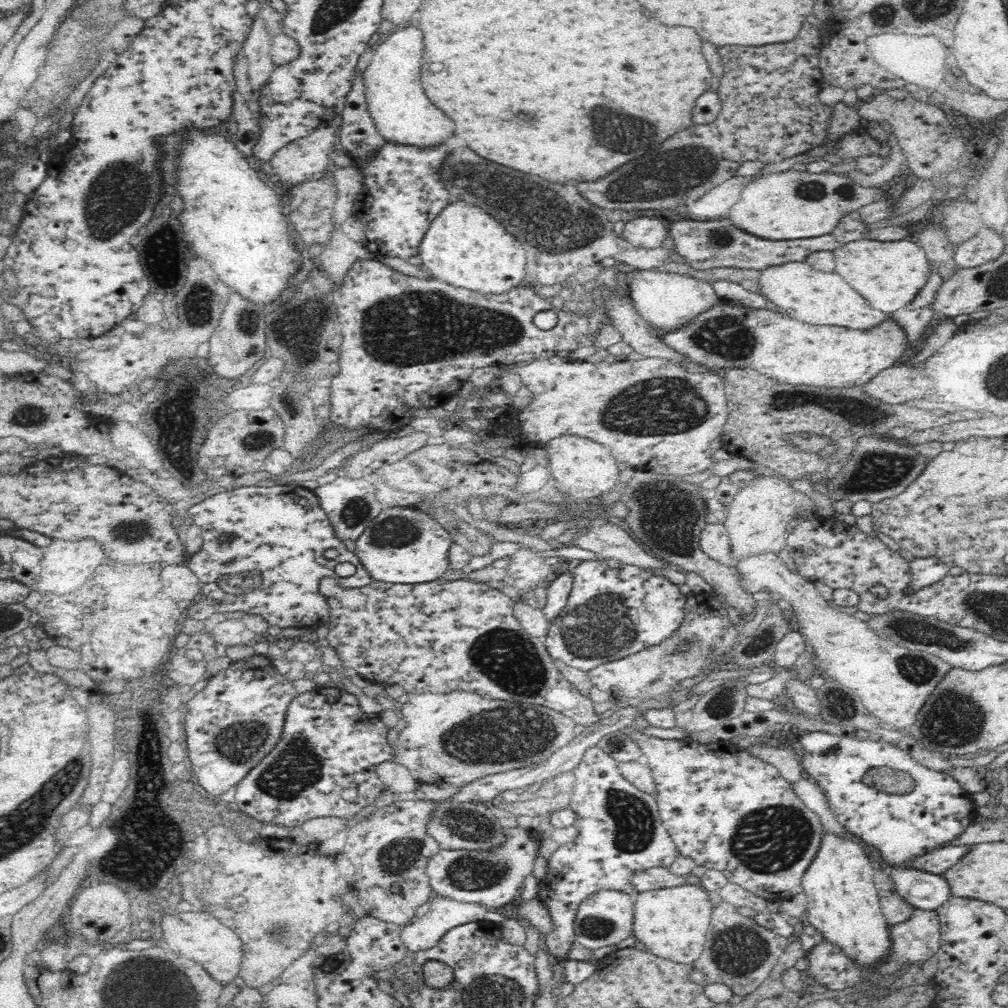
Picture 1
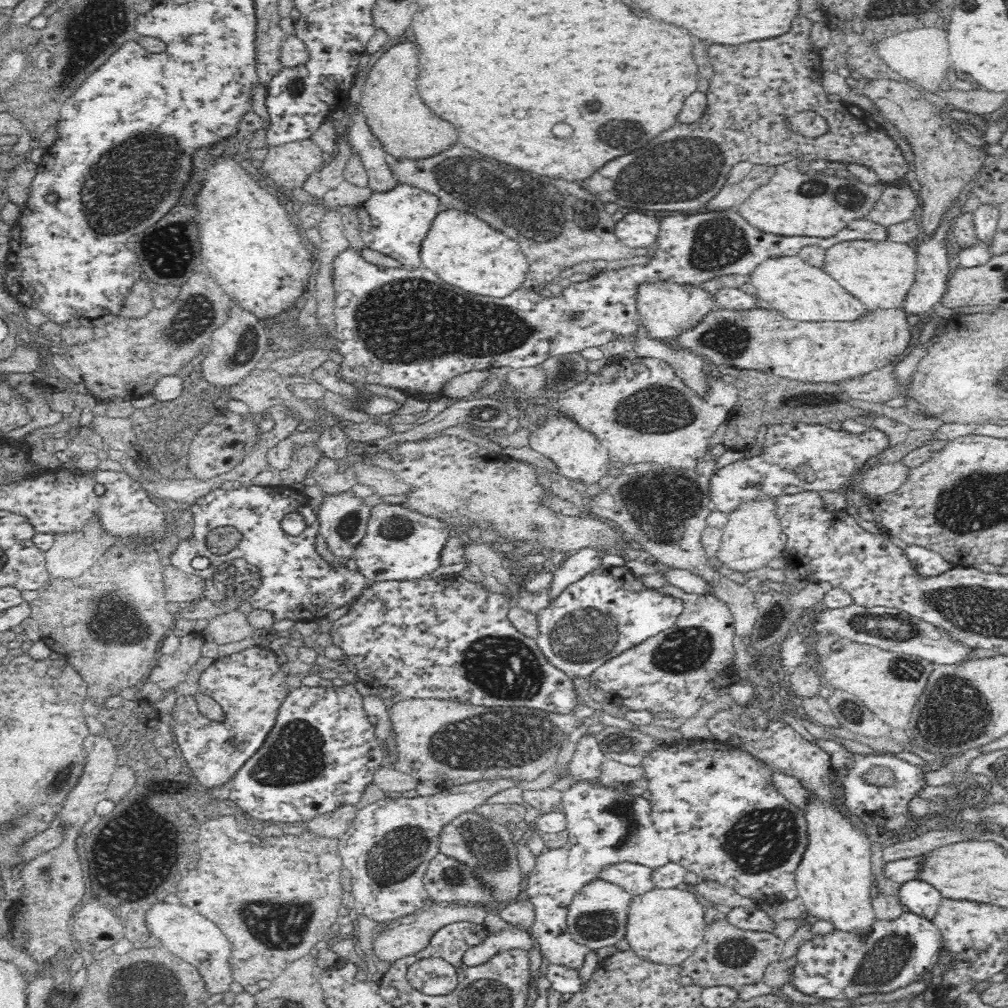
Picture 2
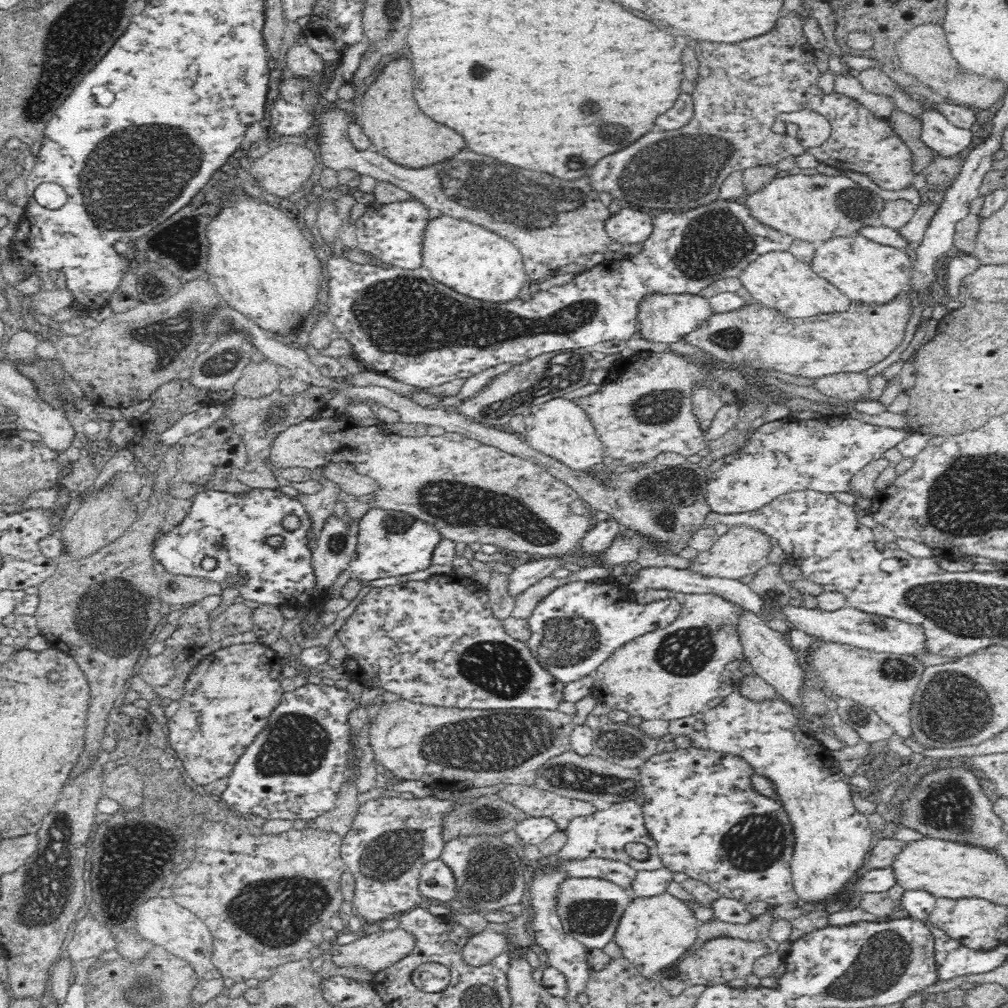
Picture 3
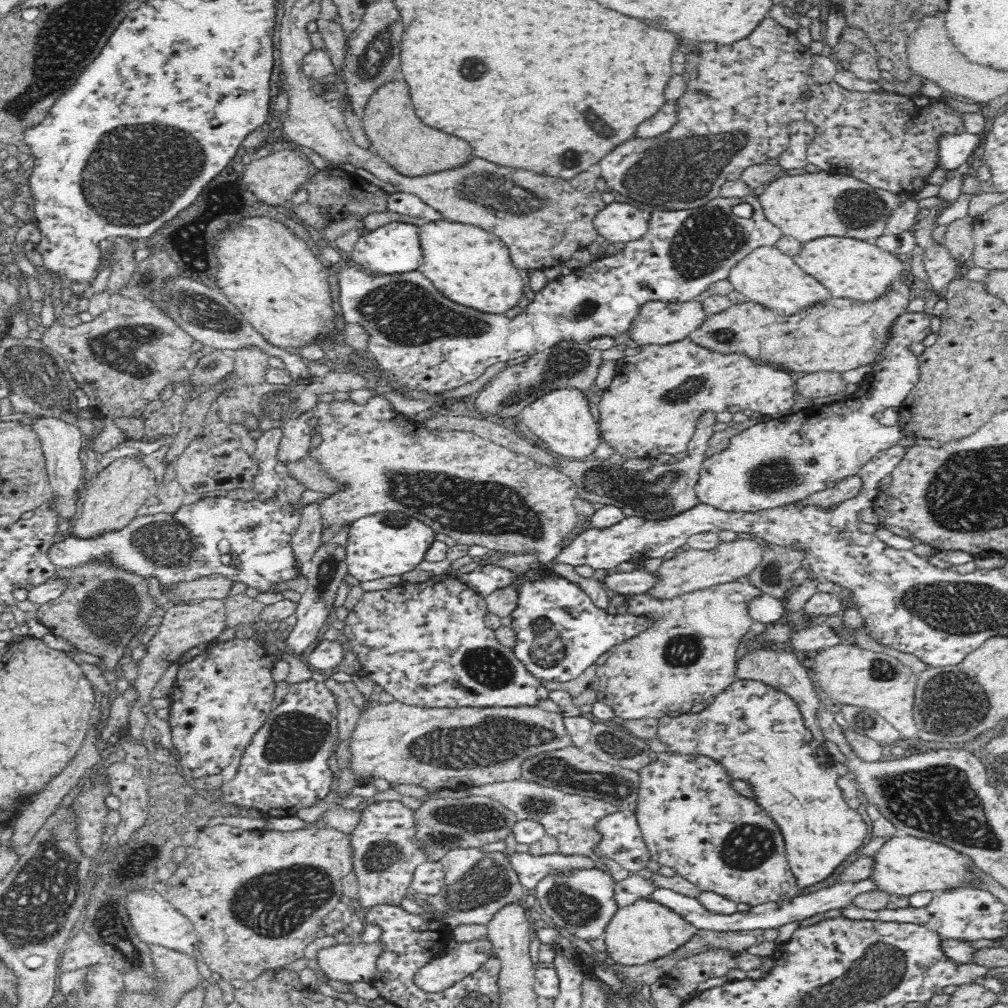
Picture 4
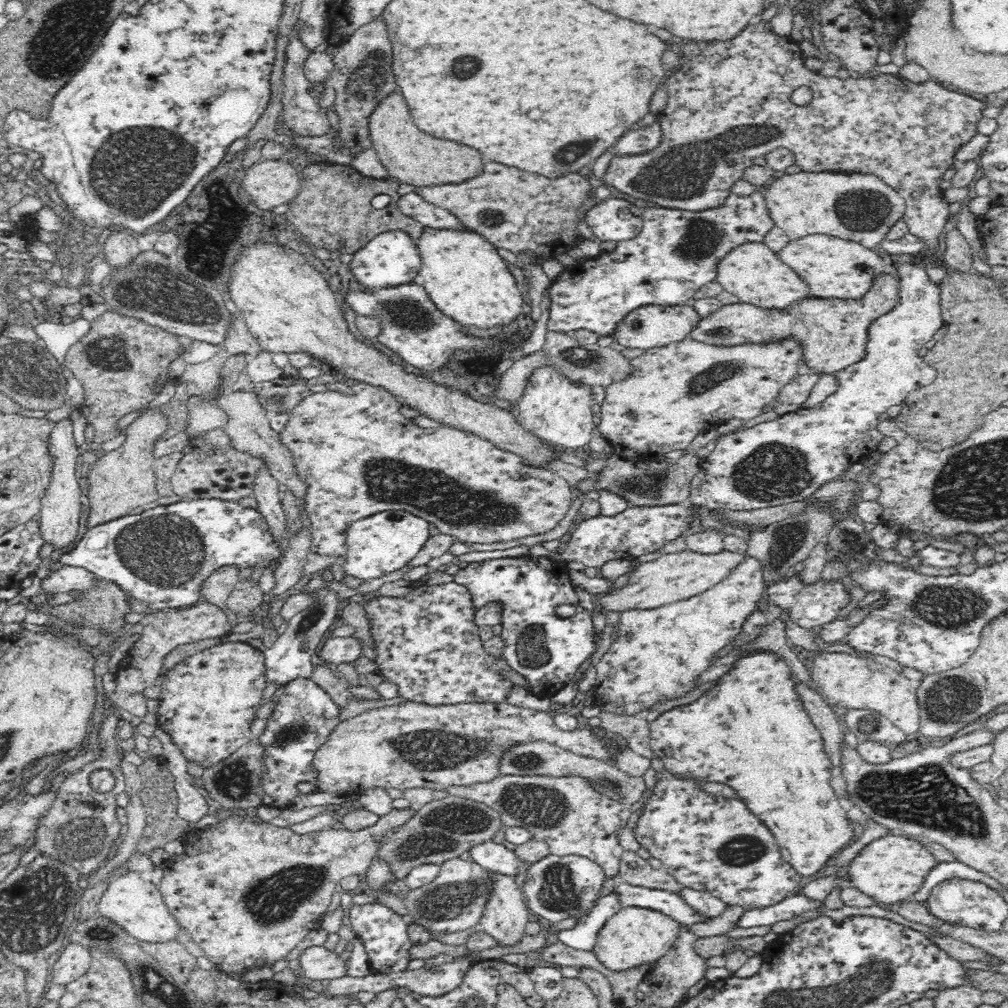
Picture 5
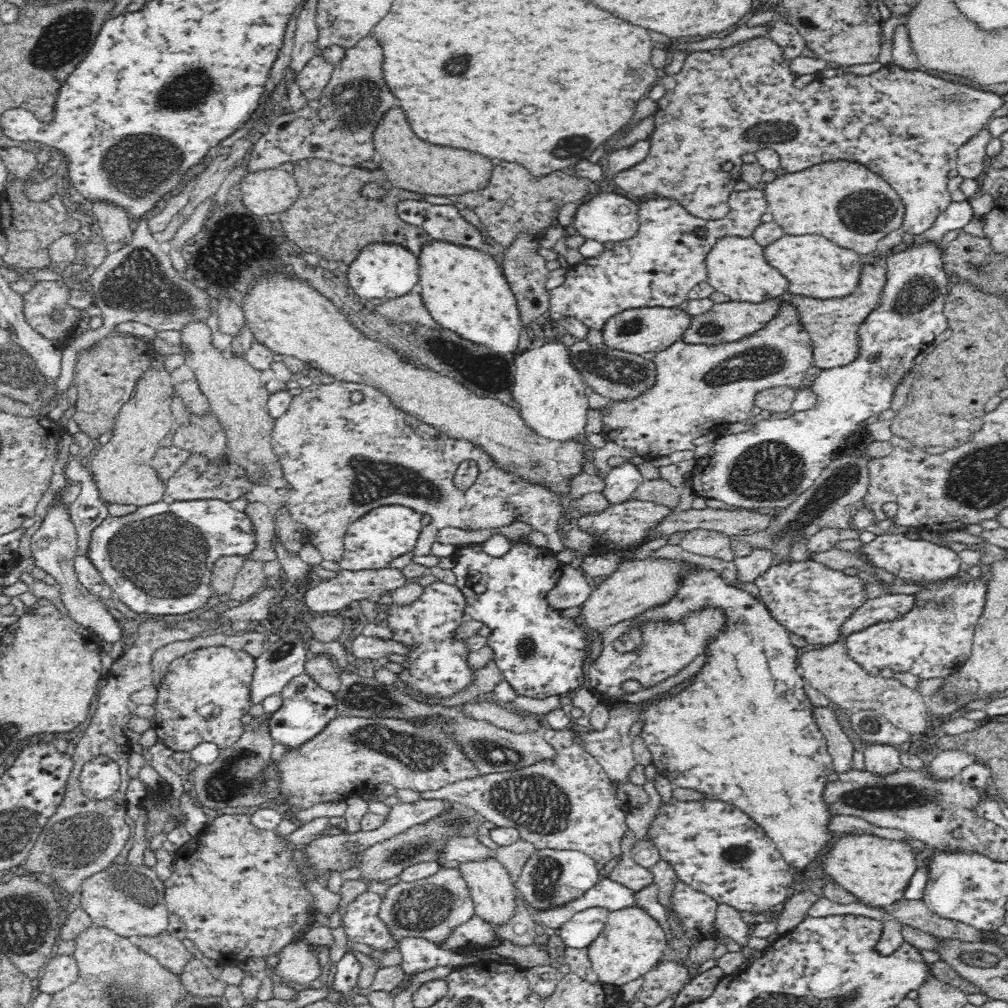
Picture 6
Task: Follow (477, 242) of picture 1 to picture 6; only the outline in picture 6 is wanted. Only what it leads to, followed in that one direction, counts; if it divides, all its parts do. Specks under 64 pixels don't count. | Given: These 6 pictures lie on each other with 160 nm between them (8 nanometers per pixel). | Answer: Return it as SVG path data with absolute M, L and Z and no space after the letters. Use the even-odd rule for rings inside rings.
M436 240L424 244L419 254L419 284L423 304L432 318L440 326L450 329L472 342L496 350L512 352L518 344L520 329L524 327L518 301L510 288L508 279L504 278L500 264L485 250L472 246L454 244L449 240Z

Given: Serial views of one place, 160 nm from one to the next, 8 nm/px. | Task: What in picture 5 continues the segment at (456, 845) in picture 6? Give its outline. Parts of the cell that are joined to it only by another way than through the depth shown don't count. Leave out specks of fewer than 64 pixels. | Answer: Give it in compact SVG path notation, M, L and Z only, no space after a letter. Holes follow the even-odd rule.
M493 841L478 844L468 850L470 856L478 864L488 867L489 870L497 872L498 875L515 878L518 874L526 874L533 868L533 864L520 859L516 851L509 850L501 843Z

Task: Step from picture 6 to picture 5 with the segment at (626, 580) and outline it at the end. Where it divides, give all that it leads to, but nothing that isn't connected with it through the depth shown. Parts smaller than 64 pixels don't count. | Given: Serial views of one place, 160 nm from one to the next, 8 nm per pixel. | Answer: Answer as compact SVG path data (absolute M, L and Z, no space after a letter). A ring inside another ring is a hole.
M685 549L681 552L666 553L655 560L648 562L637 561L637 566L630 572L630 578L628 584L621 589L614 589L612 593L608 593L605 596L601 596L600 600L597 600L598 604L602 606L603 613L608 612L624 612L624 610L630 610L630 608L648 608L665 606L672 602L679 602L701 594L706 590L712 588L712 586L718 585L729 577L732 570L736 570L744 560L747 558L747 553L744 551L729 551L722 549L720 552L714 554L702 554L696 551Z

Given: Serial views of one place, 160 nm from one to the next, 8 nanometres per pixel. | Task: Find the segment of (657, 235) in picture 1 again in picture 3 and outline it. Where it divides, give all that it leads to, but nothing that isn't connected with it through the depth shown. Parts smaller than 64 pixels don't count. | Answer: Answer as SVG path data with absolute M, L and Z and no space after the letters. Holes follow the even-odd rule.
M621 208L611 214L606 232L622 246L646 243L653 234L653 219L635 208Z

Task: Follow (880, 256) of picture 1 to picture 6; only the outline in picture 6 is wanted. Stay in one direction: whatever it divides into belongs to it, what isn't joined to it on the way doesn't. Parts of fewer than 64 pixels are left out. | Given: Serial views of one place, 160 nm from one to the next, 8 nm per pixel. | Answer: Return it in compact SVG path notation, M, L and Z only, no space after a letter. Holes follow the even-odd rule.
M818 234L785 235L780 242L768 246L765 252L770 265L778 266L778 270L790 278L790 292L798 296L812 296L822 300L846 298L858 288L864 272L865 262L862 262L860 253L842 248Z

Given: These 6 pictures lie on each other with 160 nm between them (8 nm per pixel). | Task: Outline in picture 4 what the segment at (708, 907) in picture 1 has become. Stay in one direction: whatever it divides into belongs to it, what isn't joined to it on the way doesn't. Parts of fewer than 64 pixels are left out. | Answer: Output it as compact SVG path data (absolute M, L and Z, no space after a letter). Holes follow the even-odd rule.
M654 899L637 900L634 904L620 907L614 914L606 932L605 957L616 964L640 966L658 958L664 958L684 946L696 934L697 928L682 915Z

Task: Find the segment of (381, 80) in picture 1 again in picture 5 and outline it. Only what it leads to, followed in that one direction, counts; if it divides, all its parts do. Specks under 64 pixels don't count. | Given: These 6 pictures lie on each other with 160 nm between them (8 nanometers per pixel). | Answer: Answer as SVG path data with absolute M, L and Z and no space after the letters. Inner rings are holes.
M392 92L380 100L370 114L369 138L382 165L388 170L390 178L414 186L458 184L468 178L482 174L482 160L478 150L436 138L420 130L410 118L410 108L402 92ZM480 170L480 172L478 172Z

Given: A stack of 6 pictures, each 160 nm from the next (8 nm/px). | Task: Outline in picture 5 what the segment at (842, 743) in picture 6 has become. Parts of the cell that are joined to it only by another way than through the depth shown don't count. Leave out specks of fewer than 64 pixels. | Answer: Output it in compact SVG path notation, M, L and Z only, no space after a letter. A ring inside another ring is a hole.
M795 676L793 684L795 684L795 690L801 698L811 722L822 736L823 747L830 762L834 767L843 767L840 743L844 741L845 730L838 722L834 711L830 709L830 703L821 695L819 690Z

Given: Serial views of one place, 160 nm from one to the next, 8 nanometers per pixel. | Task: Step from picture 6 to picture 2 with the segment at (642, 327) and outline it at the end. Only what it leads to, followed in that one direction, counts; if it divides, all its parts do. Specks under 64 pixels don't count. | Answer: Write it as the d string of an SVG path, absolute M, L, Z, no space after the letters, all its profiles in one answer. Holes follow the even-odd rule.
M666 279L639 284L636 287L635 301L642 331L652 338L666 341L673 341L716 309L714 297L710 292L698 285L670 282Z

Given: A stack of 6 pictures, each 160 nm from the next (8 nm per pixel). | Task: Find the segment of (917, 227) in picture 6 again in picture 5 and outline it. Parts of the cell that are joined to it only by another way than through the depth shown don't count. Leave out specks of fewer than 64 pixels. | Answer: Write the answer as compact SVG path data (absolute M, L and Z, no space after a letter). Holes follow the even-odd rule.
M755 19L738 36L732 38L732 40L704 43L701 47L700 54L685 58L680 69L668 73L666 80L661 85L666 89L668 94L666 108L657 115L663 131L661 142L651 151L642 151L633 155L614 154L614 158L610 160L608 170L606 170L606 174L601 179L601 182L610 184L614 192L624 192L624 194L630 194L632 198L654 202L658 207L691 211L706 210L710 207L720 206L728 198L728 195L731 193L731 186L738 180L743 179L745 169L754 165L754 158L766 156L772 150L786 148L794 154L794 158L796 158L794 165L800 167L802 172L857 173L871 175L880 179L884 184L887 184L898 194L902 195L902 198L906 199L909 207L904 221L908 225L909 234L916 236L916 238L920 239L920 243L924 245L924 252L938 252L940 250L940 243L942 241L944 242L944 259L940 258L940 256L925 255L920 255L919 258L923 259L931 268L944 270L946 276L951 273L947 270L949 266L958 272L973 271L973 258L971 257L970 245L968 245L964 236L955 226L949 226L947 220L950 212L948 210L948 201L942 195L943 189L940 188L940 184L943 182L942 176L954 164L954 151L958 147L964 146L972 136L978 134L977 123L983 118L983 110L987 108L984 102L970 95L958 94L957 92L946 89L932 79L918 84L898 74L879 74L879 76L872 78L850 78L846 81L840 81L838 77L817 75L806 67L804 60L805 57L802 54L802 48L800 48L798 41L795 41L789 35L779 35L772 29L770 21L764 22L761 19ZM799 86L810 86L812 88L813 100L809 106L796 107L796 104L790 102L790 94Z

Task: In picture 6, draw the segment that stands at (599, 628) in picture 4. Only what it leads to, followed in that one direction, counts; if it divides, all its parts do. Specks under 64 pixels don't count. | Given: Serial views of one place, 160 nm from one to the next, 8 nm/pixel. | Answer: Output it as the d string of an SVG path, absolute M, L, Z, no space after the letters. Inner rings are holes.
M523 539L511 543L511 550L497 557L486 555L482 544L470 543L456 546L453 560L456 562L452 568L457 577L455 586L461 588L467 599L465 615L467 619L484 622L491 629L487 645L493 649L494 662L504 673L504 680L518 691L518 696L545 699L572 693L585 685L582 670L587 650L585 628L577 622L577 617L564 616L563 610L557 610L547 600L563 574L562 563L550 547L535 547Z

